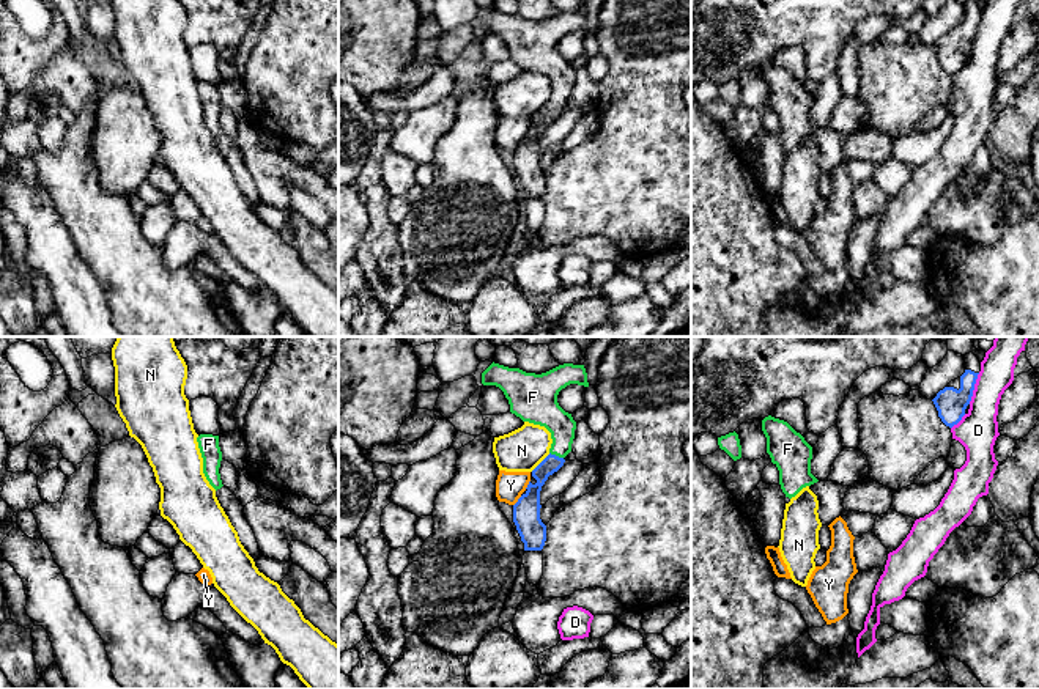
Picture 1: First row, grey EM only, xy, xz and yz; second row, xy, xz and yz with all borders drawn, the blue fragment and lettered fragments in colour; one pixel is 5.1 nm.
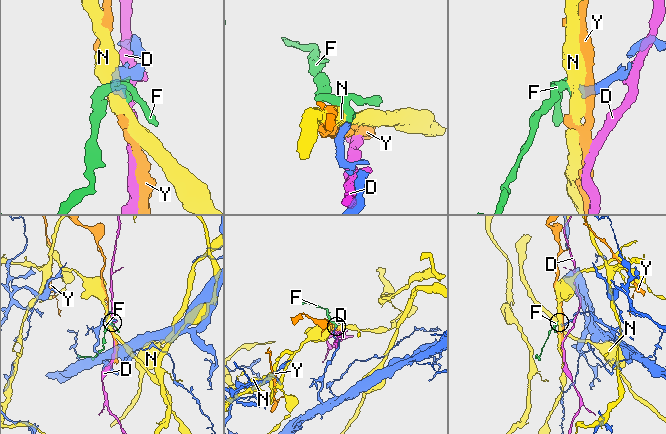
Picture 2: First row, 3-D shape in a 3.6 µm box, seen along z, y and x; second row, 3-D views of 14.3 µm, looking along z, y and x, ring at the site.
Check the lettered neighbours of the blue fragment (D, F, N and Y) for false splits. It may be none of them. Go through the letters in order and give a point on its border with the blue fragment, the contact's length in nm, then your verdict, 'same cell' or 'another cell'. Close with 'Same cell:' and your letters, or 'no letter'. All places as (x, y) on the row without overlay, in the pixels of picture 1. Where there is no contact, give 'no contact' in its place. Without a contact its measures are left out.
D: meets blue in yz at (973, 36); contact 170 nm long; another cell
F: meets blue in xz at (554, 103); contact 80 nm long; same cell
N: meets blue in xz at (542, 109); contact 140 nm long; another cell
Y: meets blue in xz at (518, 148); contact 70 nm long; another cell
Same cell: F

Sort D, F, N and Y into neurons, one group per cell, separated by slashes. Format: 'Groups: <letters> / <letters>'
Groups: D / F / N / Y

